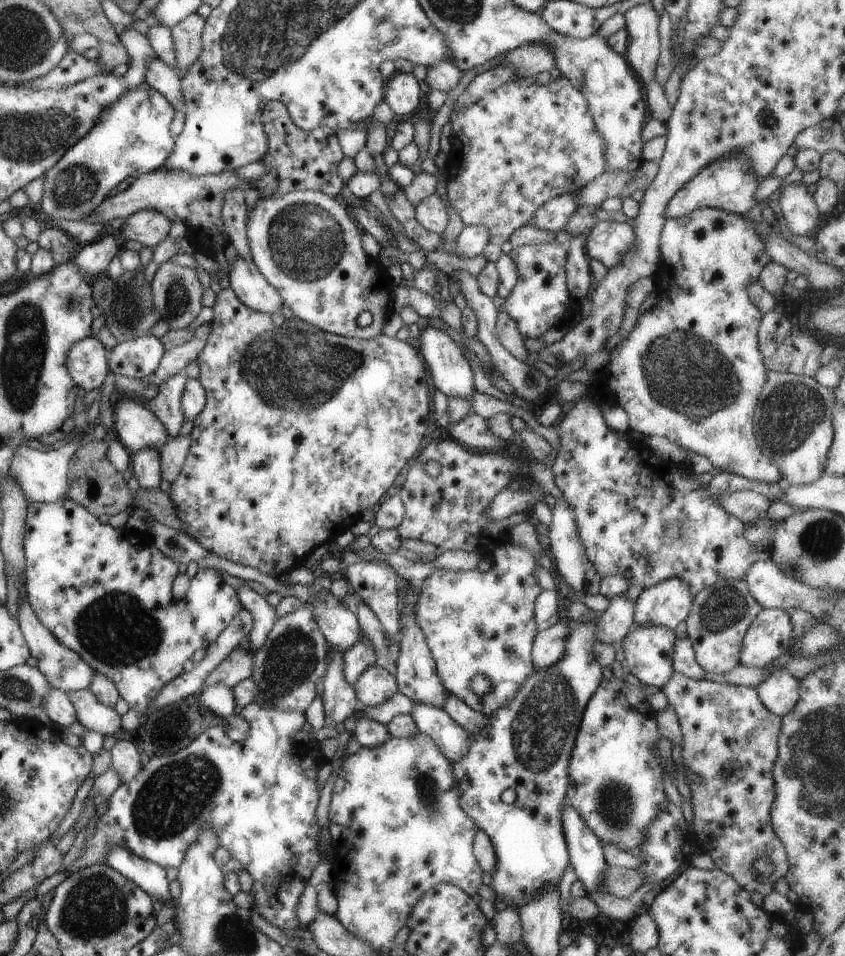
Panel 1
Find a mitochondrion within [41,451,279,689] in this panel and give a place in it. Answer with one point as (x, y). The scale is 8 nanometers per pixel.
(116, 629)

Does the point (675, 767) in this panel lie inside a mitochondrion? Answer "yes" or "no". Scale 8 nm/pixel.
no

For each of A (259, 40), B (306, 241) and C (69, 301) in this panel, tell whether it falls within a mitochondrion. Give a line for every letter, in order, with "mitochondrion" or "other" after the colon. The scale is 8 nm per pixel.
A: mitochondrion
B: mitochondrion
C: mitochondrion

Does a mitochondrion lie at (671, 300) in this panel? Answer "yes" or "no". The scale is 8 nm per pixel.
no

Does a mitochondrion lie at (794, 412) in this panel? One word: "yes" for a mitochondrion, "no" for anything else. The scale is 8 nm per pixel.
yes

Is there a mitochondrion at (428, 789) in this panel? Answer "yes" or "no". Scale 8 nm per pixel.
yes

